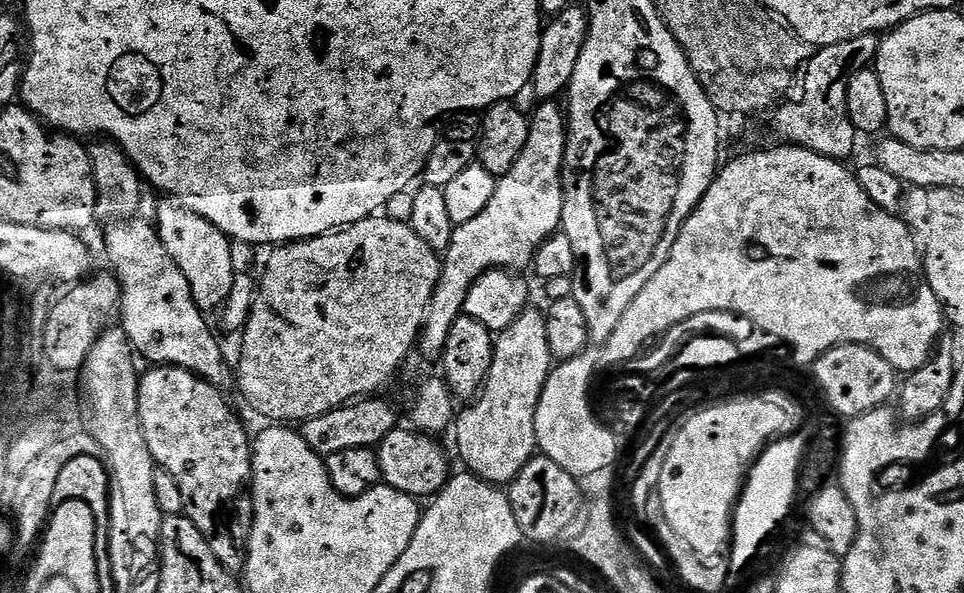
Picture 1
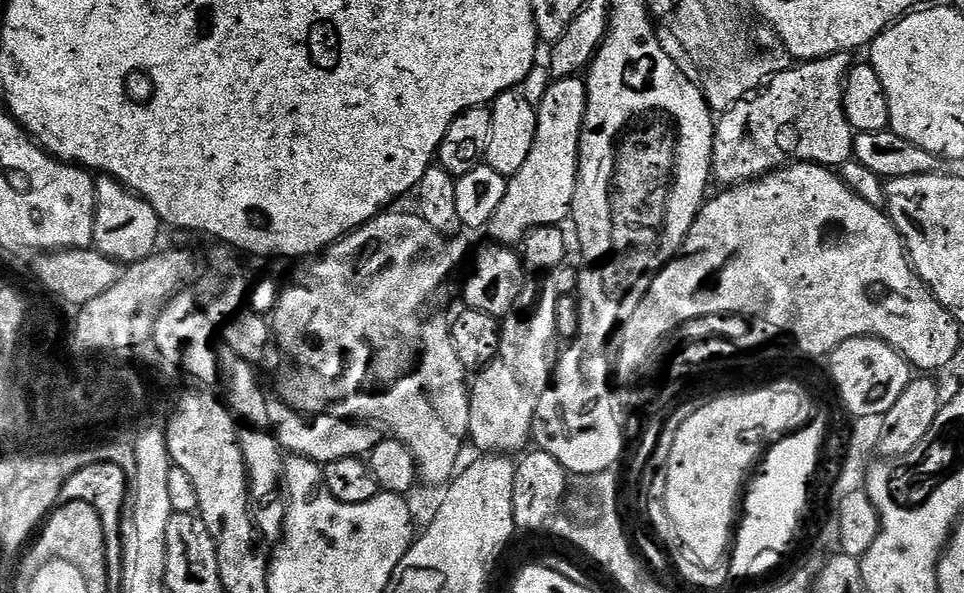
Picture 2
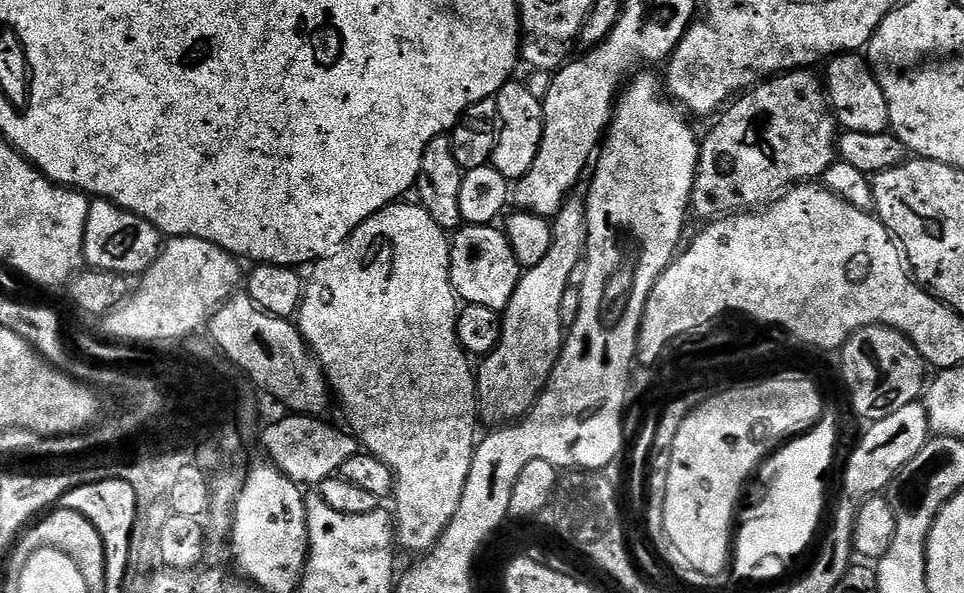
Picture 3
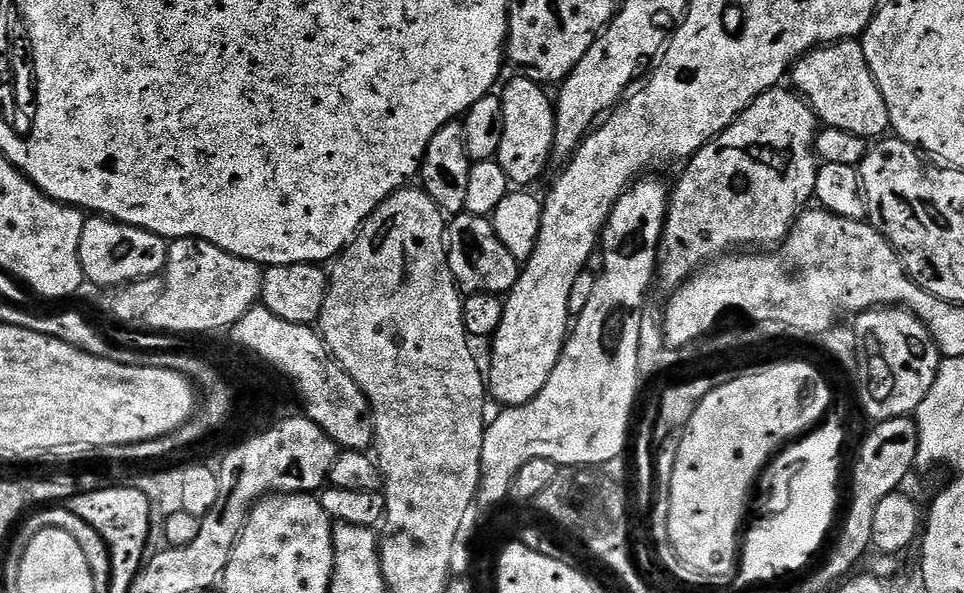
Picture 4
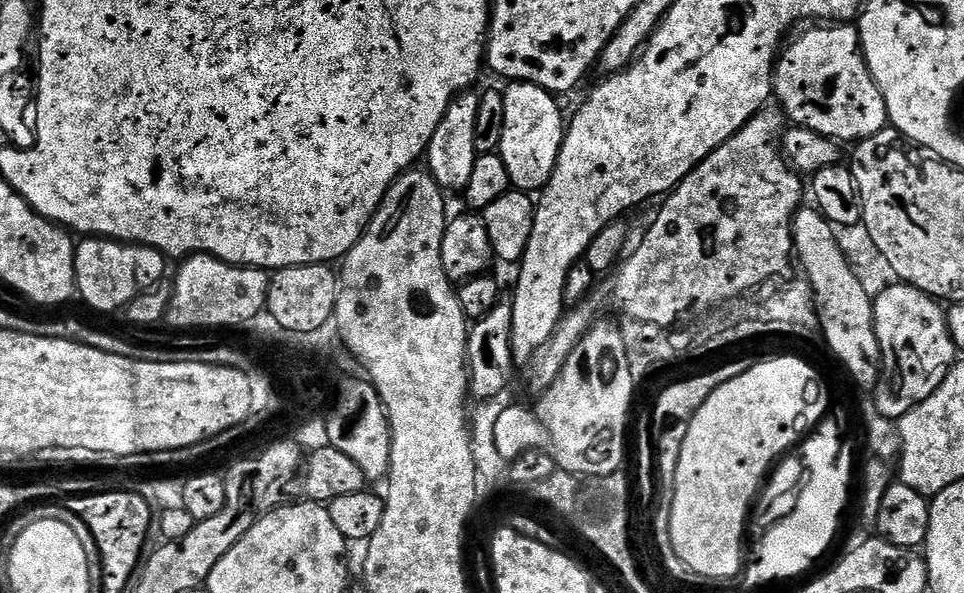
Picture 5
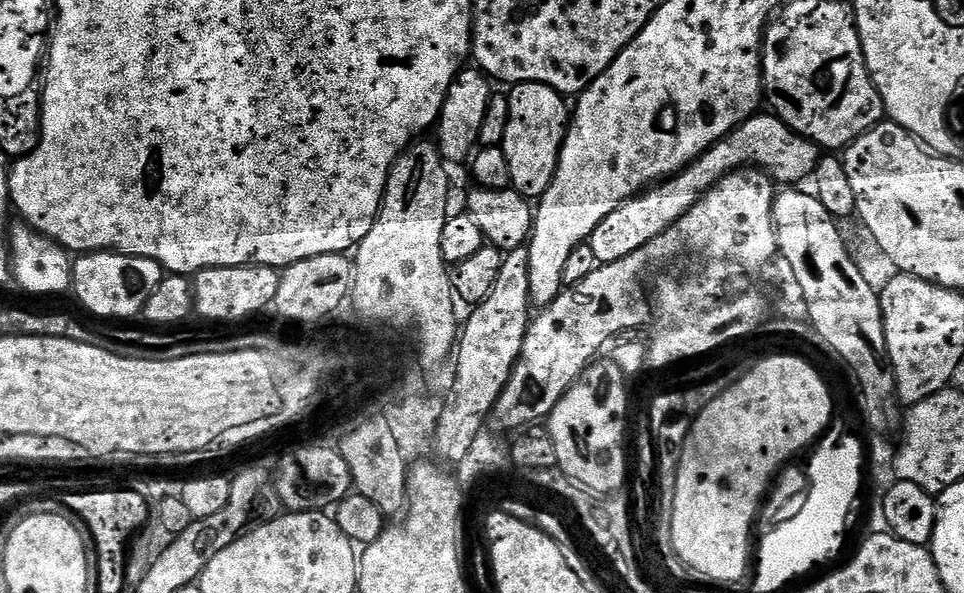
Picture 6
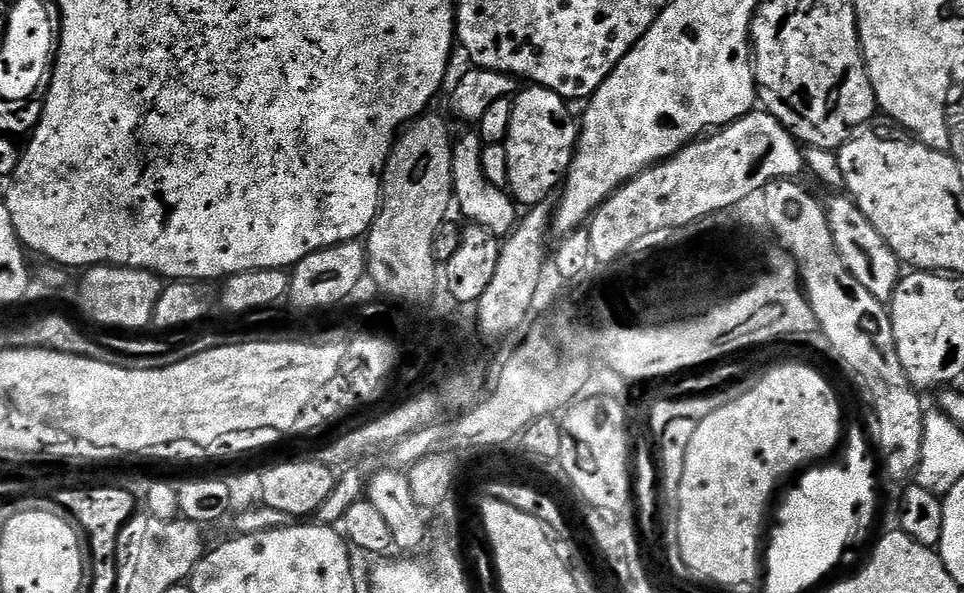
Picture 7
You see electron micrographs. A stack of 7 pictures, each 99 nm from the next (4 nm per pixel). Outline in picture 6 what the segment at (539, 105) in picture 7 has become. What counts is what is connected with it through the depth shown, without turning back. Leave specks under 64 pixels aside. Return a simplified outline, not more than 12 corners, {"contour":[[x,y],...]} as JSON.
{"contour":[[548,84],[507,93],[510,187],[550,186],[570,108]]}

